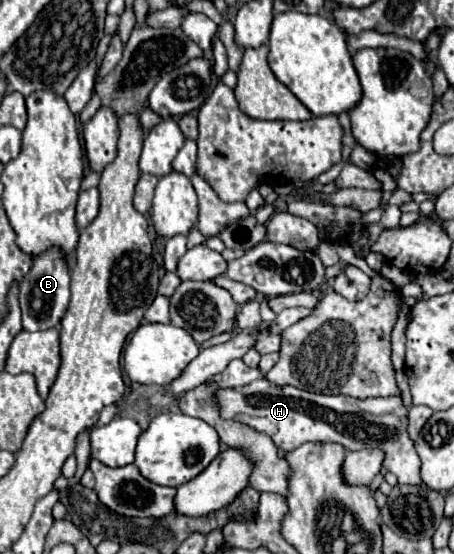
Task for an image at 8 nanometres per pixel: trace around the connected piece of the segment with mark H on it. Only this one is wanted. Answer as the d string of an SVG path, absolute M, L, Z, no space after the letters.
M264 377L244 387L216 389L216 399L222 419L232 419L266 433L276 443L280 457L302 443L340 443L346 451L376 447L384 451L382 467L394 473L400 485L422 483L420 457L408 435L408 407L402 403L402 395L352 399L348 395L322 395L290 385L274 385Z

